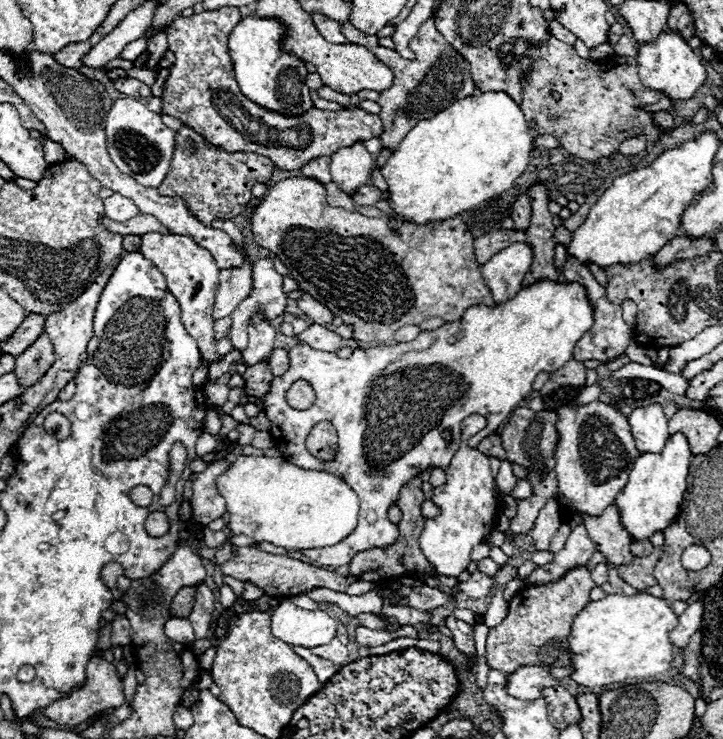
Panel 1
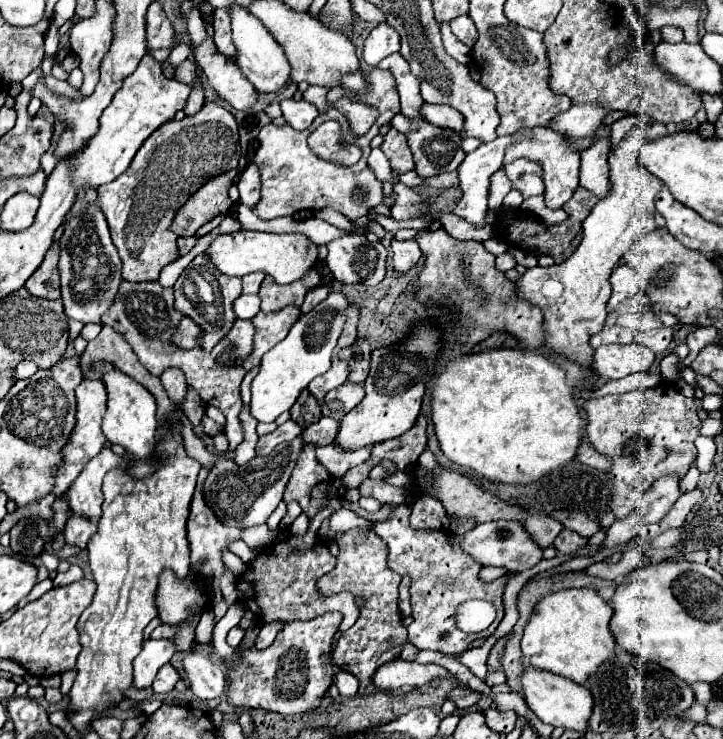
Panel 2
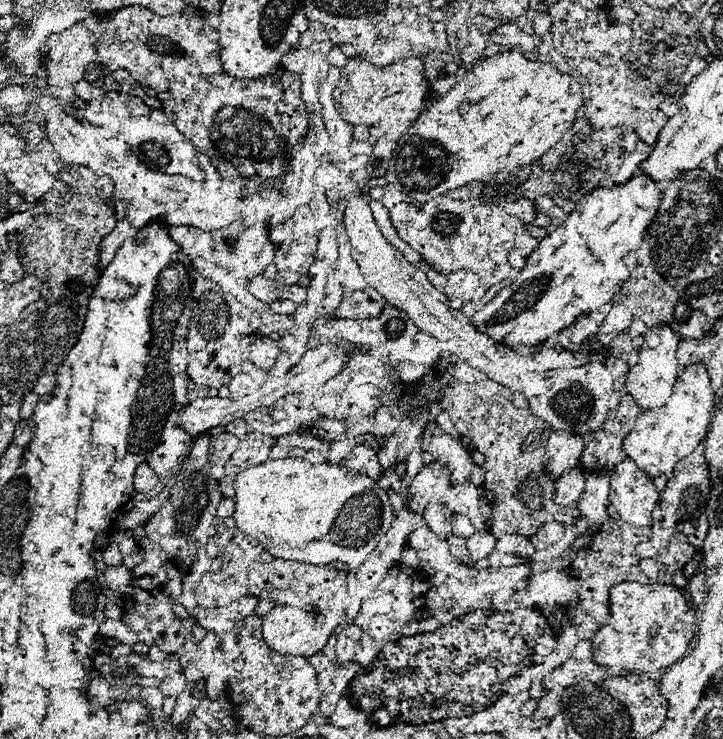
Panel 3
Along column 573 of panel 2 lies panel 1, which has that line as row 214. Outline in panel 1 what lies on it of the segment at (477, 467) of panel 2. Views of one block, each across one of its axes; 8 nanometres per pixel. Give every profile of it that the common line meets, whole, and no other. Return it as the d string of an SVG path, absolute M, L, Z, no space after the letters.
M482 92L478 96L454 102L434 118L420 120L382 166L382 174L390 192L388 204L394 210L394 218L416 224L440 224L446 218L454 218L478 206L480 202L502 194L526 170L534 138L536 132L526 126L522 108L504 92Z

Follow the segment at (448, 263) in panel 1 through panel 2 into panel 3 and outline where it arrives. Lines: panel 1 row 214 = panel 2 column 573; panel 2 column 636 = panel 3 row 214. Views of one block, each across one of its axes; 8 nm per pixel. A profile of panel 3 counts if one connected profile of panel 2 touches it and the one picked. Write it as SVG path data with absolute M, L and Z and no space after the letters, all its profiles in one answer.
M60 106L48 110L48 114L46 114L46 136L48 136L50 144L54 146L54 150L58 152L60 160L64 160L66 164L86 166L94 174L108 176L114 182L114 196L112 196L112 200L118 206L116 208L116 228L108 236L102 238L102 244L100 244L100 266L102 268L114 258L114 252L118 250L120 242L126 240L128 236L132 236L134 232L138 232L138 228L142 228L142 224L148 224L150 220L154 220L154 216L158 216L160 220L166 220L168 228L192 226L192 228L208 230L208 232L224 228L224 226L232 224L234 220L238 220L238 216L240 216L240 198L218 198L218 200L212 200L204 192L204 186L200 182L196 182L196 180L190 180L190 178L180 176L180 174L168 174L168 172L154 172L154 170L150 170L148 166L144 166L138 158L134 158L130 154L128 144L122 138L106 138L106 136L102 136L98 132L88 130L78 120L74 120L72 116L68 116Z

